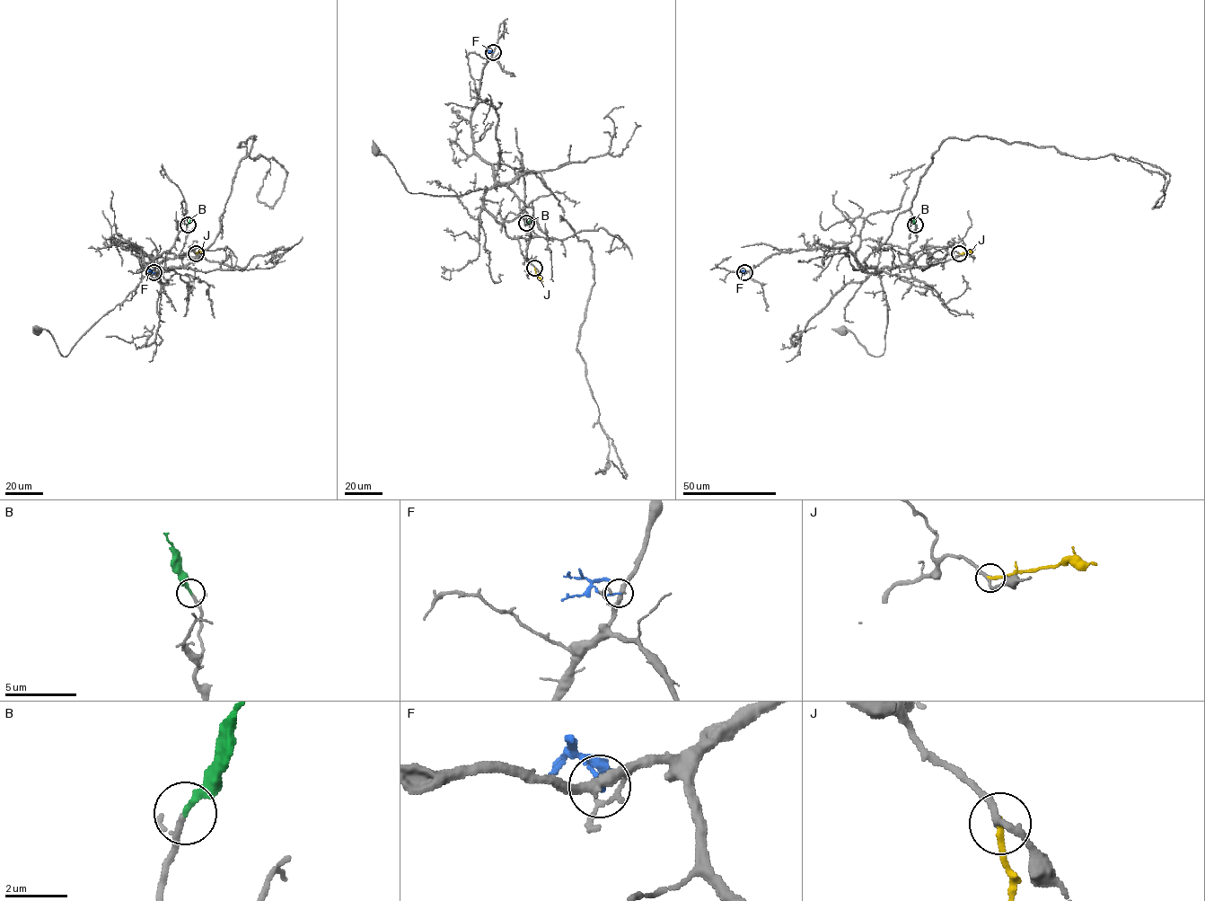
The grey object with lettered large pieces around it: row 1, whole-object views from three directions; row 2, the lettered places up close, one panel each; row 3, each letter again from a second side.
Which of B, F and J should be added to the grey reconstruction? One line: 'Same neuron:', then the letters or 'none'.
Same neuron: B

